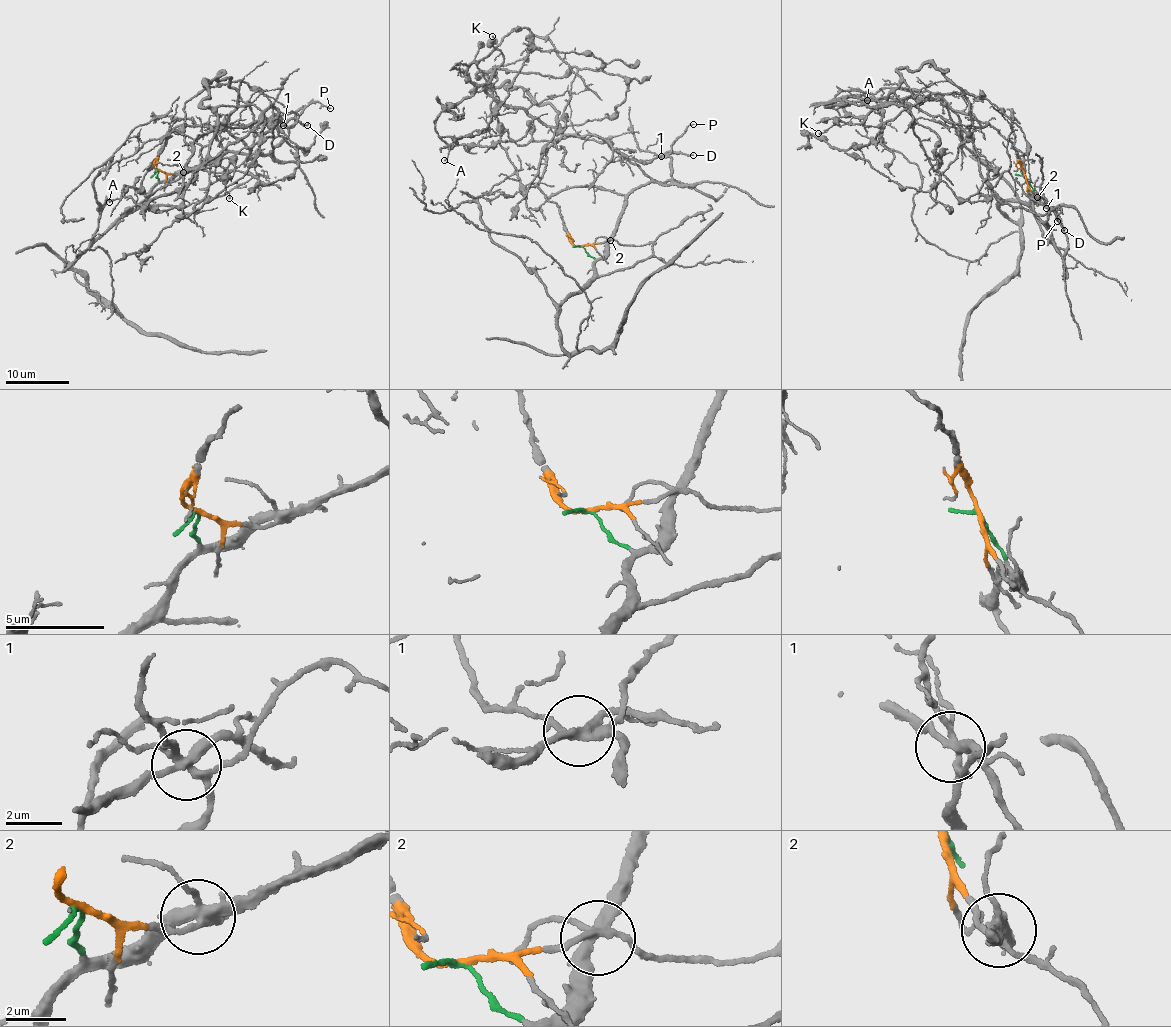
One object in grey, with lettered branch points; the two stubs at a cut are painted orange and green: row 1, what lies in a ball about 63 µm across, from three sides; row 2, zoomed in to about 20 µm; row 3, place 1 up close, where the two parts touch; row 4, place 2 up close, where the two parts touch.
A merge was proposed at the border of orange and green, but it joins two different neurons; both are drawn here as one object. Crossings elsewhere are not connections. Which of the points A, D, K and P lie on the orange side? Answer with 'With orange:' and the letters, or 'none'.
With orange: A, D, K

